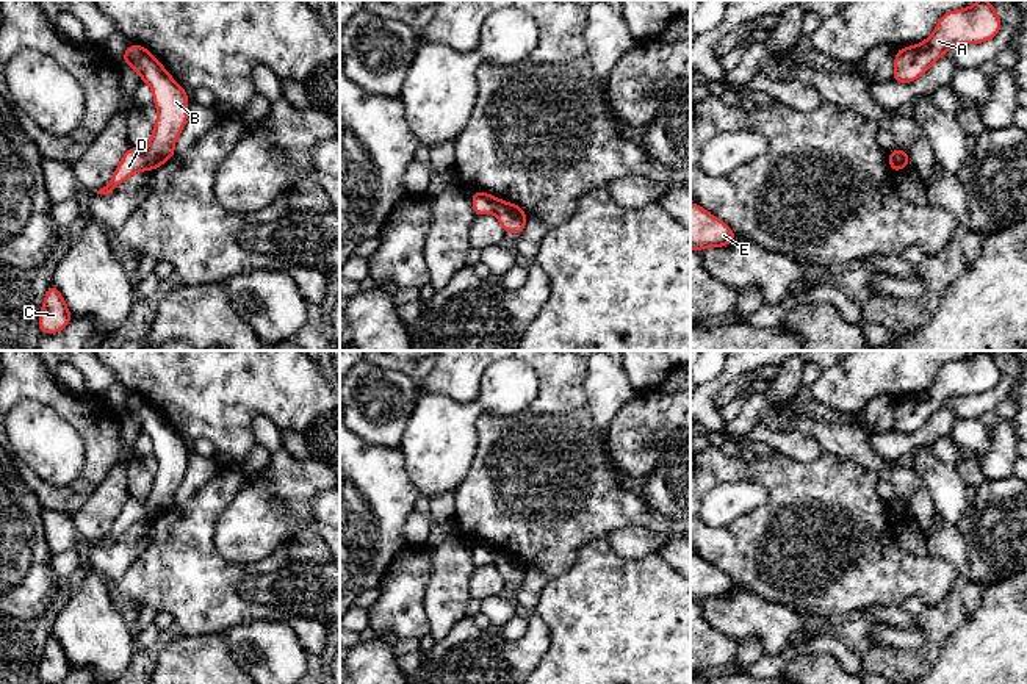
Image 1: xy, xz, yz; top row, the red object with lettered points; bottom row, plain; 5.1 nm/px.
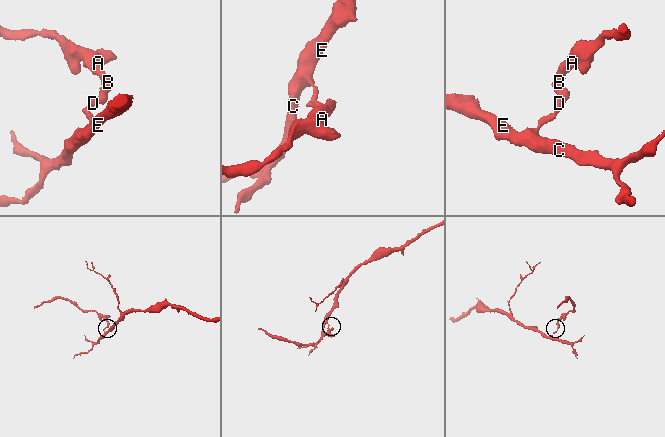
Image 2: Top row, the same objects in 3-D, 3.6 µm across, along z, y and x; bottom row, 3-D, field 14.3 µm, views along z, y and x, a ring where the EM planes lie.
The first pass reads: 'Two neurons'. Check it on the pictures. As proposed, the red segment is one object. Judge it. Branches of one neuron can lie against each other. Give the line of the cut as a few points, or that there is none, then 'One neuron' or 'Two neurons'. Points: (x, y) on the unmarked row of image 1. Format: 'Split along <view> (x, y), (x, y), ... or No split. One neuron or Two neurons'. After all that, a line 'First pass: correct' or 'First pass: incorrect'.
Split along xy (143, 503), (149, 518). Two neurons
First pass: correct

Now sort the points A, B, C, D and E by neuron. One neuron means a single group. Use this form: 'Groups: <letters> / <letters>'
Groups: A B / C D E

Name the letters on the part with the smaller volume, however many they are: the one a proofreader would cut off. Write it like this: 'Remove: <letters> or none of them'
Remove: A, B

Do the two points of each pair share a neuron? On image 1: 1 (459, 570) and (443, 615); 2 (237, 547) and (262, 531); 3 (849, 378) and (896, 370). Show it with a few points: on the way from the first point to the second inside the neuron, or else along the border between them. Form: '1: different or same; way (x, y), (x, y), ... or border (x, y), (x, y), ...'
1: same; way (450, 581), (445, 604)
2: same; way (243, 540), (255, 531)
3: same; way (860, 376), (868, 370), (885, 370)

